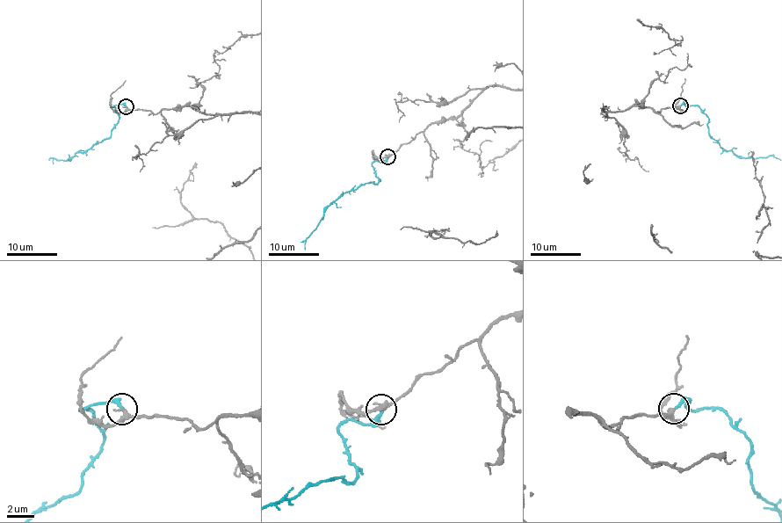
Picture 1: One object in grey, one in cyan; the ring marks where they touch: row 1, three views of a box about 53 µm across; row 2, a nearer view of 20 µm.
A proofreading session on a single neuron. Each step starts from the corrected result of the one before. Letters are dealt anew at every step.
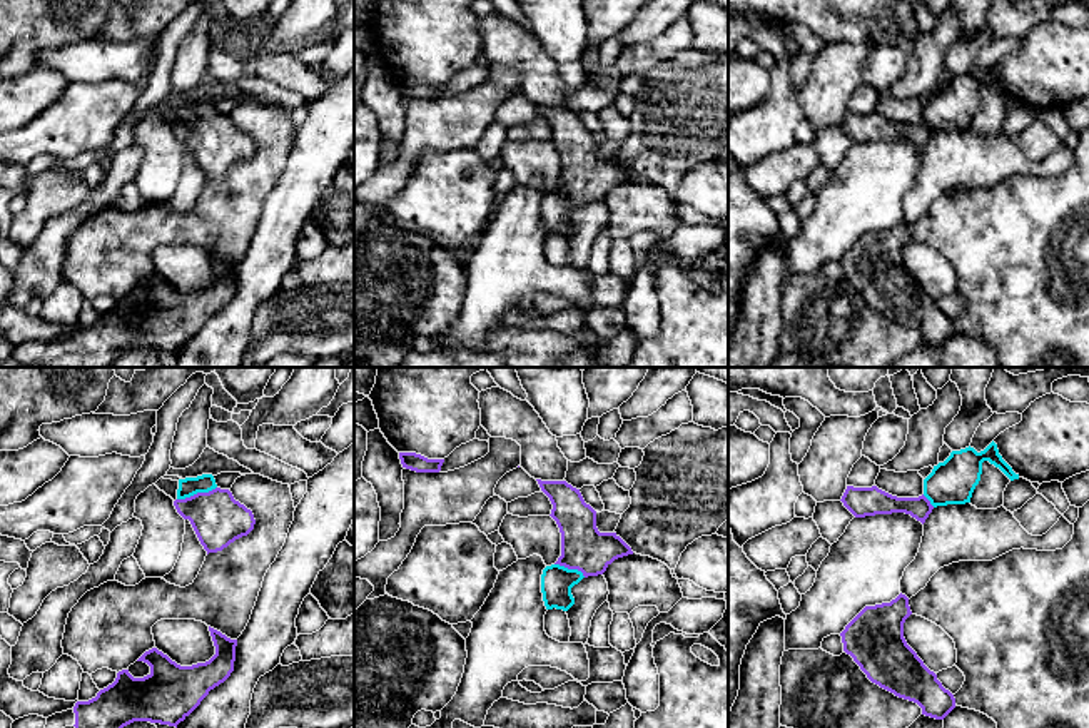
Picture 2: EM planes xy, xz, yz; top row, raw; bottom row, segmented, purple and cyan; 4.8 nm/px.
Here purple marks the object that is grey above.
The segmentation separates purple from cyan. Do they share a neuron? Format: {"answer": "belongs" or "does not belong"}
{"answer": "belongs"}

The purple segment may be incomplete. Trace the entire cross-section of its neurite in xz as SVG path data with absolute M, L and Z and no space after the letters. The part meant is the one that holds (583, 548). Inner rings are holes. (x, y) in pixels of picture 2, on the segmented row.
M536 481L553 504L550 516L561 533L561 556L541 574L543 601L546 609L568 611L575 604L575 584L603 574L615 559L633 551L616 533L598 531L596 511L585 503L580 489L566 481Z

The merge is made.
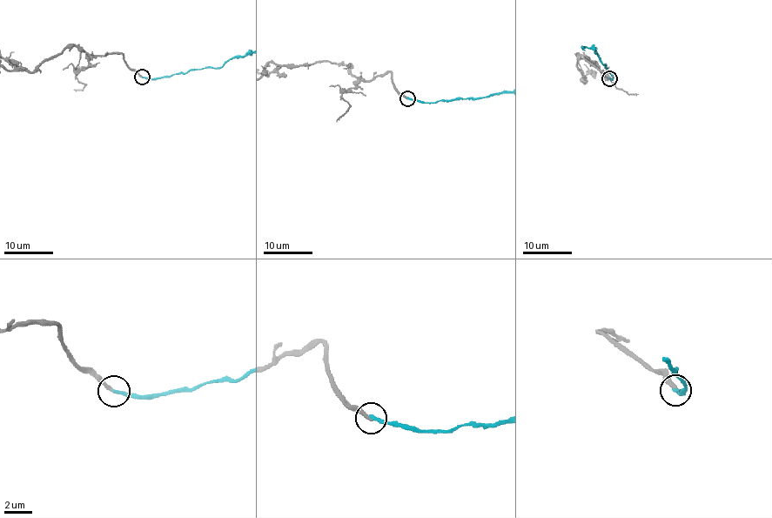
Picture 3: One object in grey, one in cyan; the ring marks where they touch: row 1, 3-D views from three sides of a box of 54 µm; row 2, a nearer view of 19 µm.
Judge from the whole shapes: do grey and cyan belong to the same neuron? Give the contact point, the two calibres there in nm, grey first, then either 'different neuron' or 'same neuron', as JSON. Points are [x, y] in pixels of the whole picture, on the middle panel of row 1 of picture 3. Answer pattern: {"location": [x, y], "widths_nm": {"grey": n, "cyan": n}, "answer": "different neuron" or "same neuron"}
{"location": [407, 98], "widths_nm": {"grey": 240, "cyan": 240}, "answer": "different neuron"}

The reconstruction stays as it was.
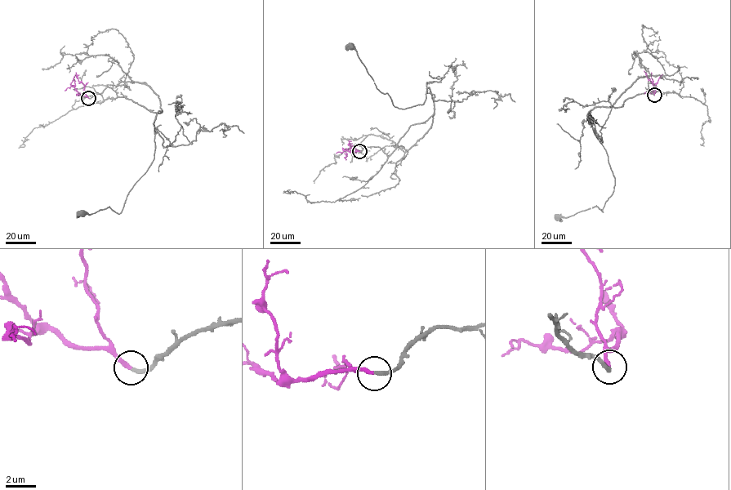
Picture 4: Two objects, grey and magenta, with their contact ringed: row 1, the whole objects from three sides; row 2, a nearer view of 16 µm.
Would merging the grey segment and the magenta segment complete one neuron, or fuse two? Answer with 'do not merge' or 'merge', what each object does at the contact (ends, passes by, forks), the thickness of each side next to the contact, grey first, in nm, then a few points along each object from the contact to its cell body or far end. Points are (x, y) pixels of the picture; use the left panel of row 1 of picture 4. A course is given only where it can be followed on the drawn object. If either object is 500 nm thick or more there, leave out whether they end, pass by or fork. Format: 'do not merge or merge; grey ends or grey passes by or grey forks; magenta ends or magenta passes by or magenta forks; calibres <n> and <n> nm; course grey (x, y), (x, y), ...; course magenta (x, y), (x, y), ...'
merge; grey ends; magenta ends; calibres 260 and 260 nm; course grey (89, 98), (111, 87), (118, 97), (162, 112), (153, 122), (153, 161), (121, 212), (109, 207), (81, 213); course magenta (89, 98), (70, 85), (76, 75)

